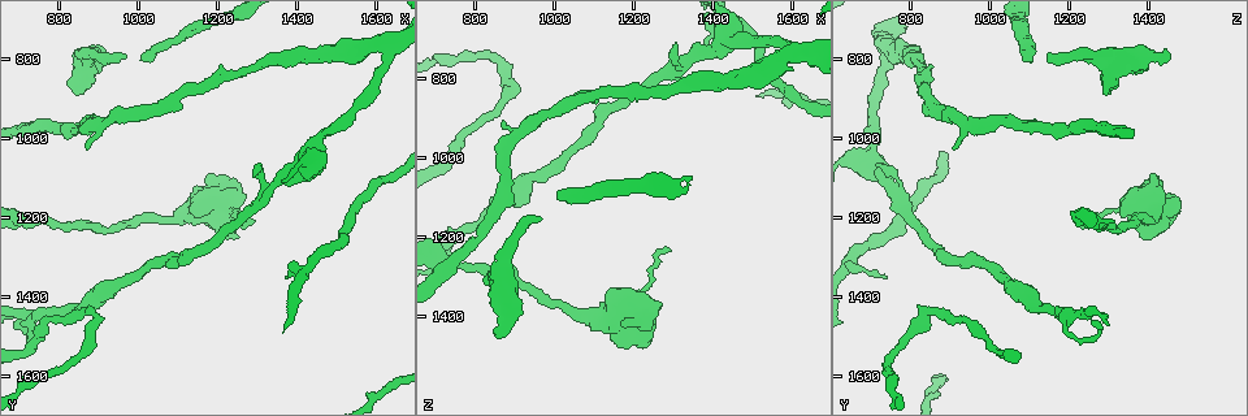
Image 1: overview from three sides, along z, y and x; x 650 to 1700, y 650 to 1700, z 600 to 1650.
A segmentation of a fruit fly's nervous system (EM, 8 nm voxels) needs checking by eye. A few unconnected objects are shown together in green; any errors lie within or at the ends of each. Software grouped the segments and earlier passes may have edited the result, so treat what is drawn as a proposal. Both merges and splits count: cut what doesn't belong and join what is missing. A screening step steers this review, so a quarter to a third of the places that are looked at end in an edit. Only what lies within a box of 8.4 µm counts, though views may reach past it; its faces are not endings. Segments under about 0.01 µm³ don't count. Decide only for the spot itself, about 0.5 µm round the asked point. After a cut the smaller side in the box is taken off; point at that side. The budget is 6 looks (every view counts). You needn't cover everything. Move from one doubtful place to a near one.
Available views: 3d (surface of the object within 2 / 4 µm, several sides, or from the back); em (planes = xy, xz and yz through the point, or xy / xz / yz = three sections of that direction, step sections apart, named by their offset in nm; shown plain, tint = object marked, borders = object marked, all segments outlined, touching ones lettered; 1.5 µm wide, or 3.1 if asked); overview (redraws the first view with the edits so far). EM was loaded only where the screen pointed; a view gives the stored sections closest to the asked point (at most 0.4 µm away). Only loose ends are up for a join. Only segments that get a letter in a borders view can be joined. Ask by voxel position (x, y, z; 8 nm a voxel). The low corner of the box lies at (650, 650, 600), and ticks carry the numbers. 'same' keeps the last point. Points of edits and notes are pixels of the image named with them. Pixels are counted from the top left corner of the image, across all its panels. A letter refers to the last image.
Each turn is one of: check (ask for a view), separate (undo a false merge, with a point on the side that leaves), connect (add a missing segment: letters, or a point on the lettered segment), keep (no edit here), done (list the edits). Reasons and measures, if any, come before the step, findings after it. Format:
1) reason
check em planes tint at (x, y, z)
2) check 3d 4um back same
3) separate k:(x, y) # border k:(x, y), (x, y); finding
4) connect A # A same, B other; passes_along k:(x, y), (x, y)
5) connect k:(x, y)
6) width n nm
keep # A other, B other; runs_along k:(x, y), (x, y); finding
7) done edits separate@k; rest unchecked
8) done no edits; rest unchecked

thin end
check em planes borders at (1285, 1200, 1220)

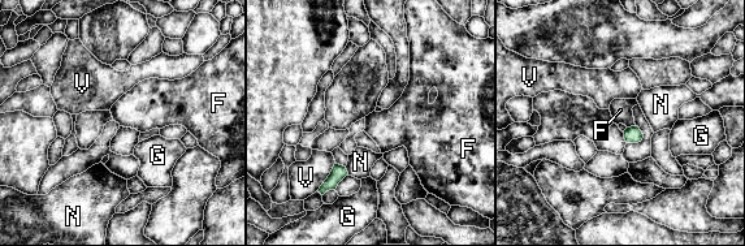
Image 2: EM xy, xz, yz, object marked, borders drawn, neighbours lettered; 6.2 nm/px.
keep # F other, G other, N other, V other; no lettered segment goes on from it

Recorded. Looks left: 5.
stops while still wide
check 3d 4um back at (840, 885, 1295)

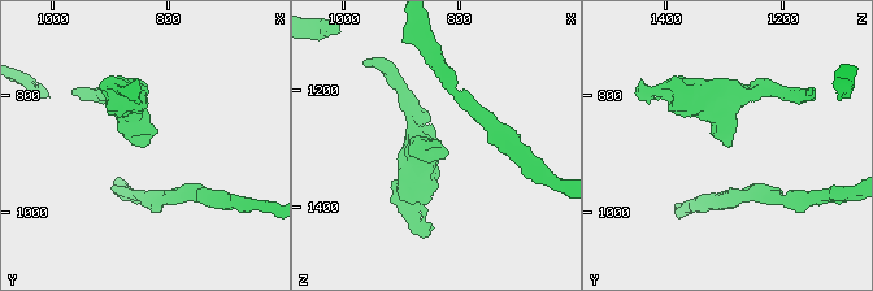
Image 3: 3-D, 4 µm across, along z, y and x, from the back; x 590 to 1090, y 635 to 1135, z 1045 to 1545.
need the tissue
check em planes borders at (835, 885, 1295)

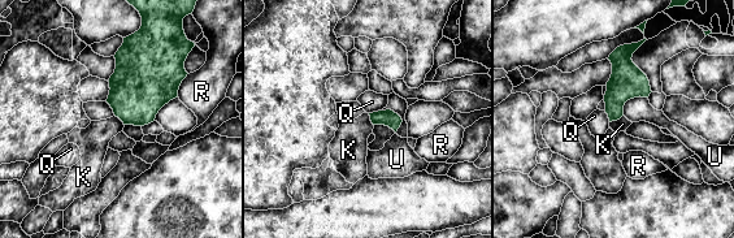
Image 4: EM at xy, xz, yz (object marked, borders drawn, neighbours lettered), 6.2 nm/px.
keep # K other, Q other, R other, U other; border 4:(622, 115), (609, 122); no lettered segment goes on from it

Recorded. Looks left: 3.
calibre changes
check em xy step 4 tint at (1375, 795, 800)

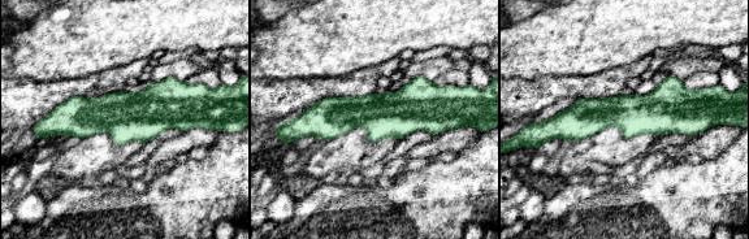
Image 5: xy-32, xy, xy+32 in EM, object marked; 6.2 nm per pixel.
check em planes borders same

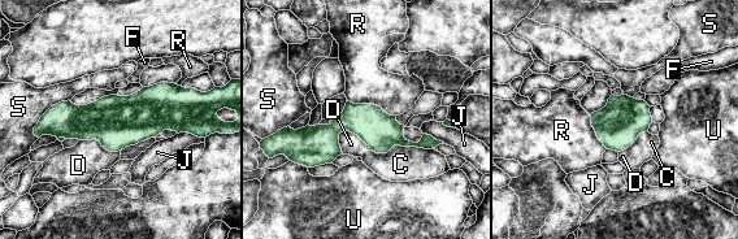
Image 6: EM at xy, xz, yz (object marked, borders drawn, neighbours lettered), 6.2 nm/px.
longest_contact C 380 nm
keep # C other, D other, F other, J other, R other, S other, U other; runs_along 6:(195, 111), (55, 121), (40, 131); all the same neuron

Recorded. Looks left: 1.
done no edits; rest unchecked

